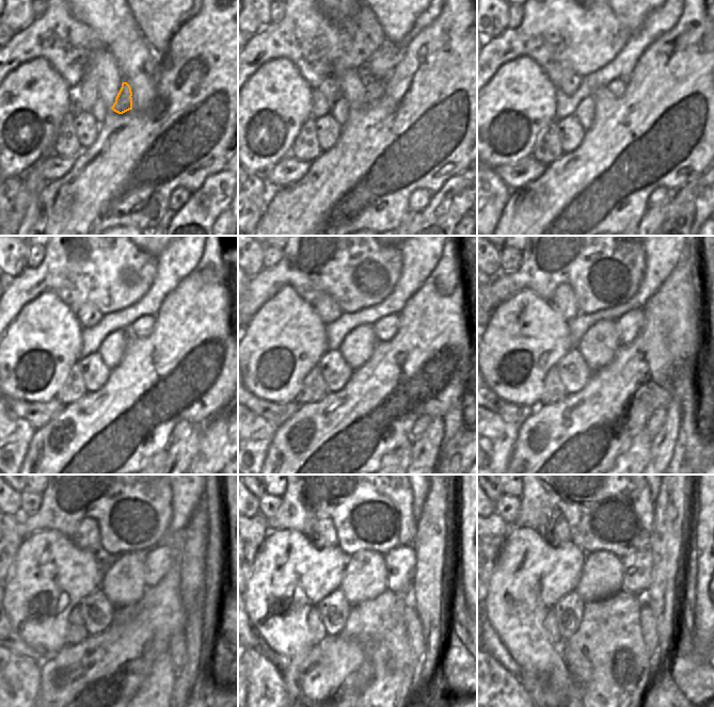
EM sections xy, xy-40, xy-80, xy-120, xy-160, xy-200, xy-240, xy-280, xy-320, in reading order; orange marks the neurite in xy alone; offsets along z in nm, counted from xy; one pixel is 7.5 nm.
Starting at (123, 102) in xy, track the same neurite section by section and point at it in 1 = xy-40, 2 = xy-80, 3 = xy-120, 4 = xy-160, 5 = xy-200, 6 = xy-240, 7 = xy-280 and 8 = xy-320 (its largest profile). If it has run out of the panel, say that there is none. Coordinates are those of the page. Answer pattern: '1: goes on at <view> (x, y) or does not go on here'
1: goes on at xy-40 (375, 89)
2: goes on at xy-80 (617, 87)
3: goes on at xy-120 (142, 327)
4: goes on at xy-160 (384, 328)
5: goes on at xy-200 (629, 325)
6: goes on at xy-240 (158, 560)
7: goes on at xy-280 (400, 562)
8: goes on at xy-320 (638, 565)

